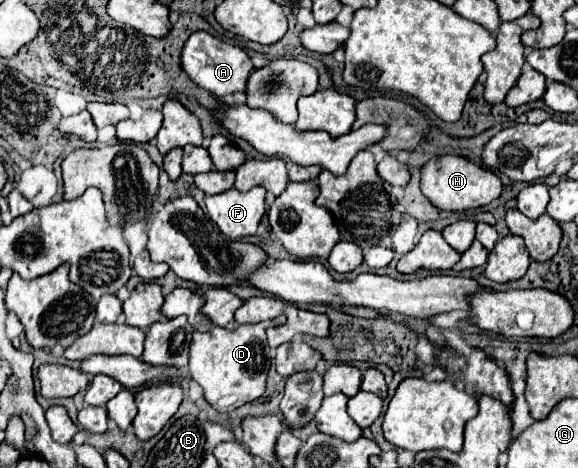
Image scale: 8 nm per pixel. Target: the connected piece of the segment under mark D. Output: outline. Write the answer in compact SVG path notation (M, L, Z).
M285 315L272 321L239 325L229 331L213 325L207 333L193 333L191 349L189 349L189 373L203 387L205 399L213 405L213 409L221 413L229 413L249 401L255 401L265 391L267 371L273 361L271 347L267 345L265 329L285 323Z

